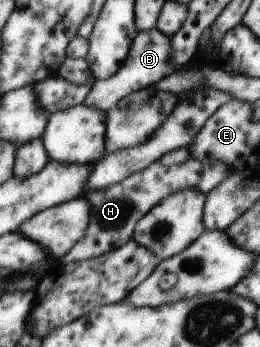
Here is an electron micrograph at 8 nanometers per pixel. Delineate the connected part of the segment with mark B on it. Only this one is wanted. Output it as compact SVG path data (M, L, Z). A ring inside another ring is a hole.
M156 27L148 30L148 32L137 32L128 50L126 61L112 77L104 80L95 79L90 92L84 98L84 106L98 108L98 110L106 112L121 98L128 96L130 92L152 86L154 82L162 80L164 76L170 76L170 74L175 73L176 70L174 70L174 66L170 62L170 54L172 54L170 37L164 36Z

